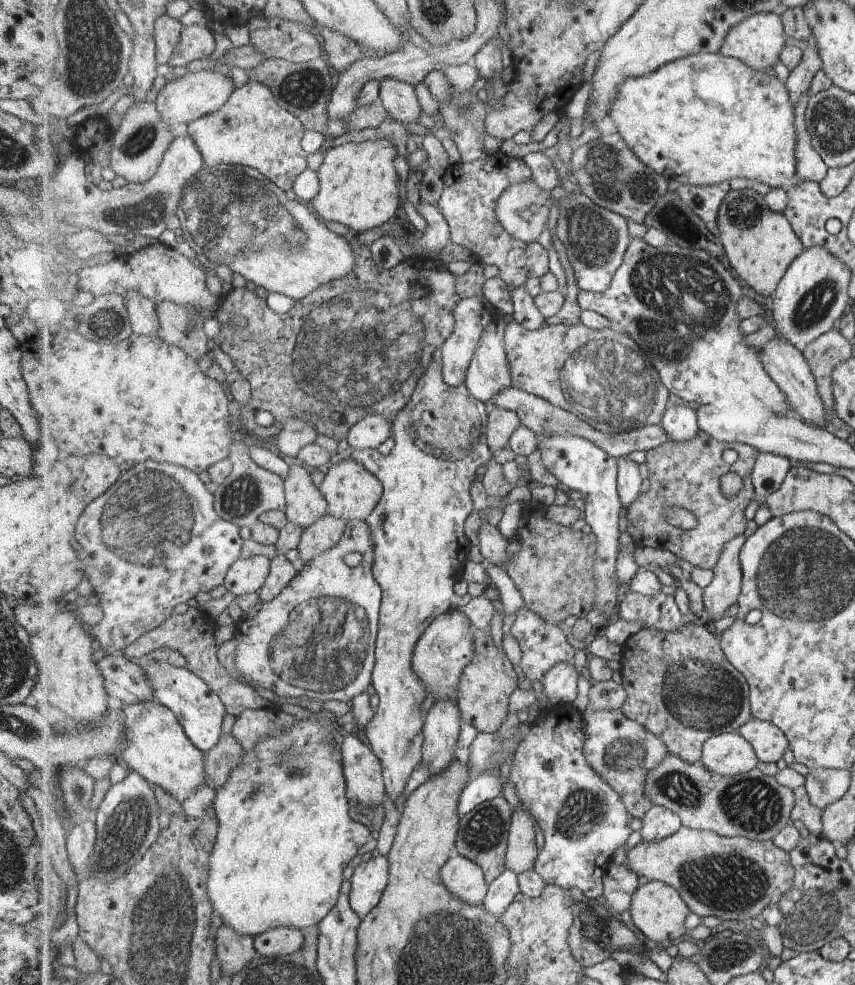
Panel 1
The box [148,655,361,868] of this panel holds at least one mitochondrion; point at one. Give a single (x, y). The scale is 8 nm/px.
(285, 756)

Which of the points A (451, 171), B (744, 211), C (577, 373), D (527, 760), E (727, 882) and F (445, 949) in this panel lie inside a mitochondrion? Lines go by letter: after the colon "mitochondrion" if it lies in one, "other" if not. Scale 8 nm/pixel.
A: other
B: mitochondrion
C: mitochondrion
D: other
E: mitochondrion
F: mitochondrion

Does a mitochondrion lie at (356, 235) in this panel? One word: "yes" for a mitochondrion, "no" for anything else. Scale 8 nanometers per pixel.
no

